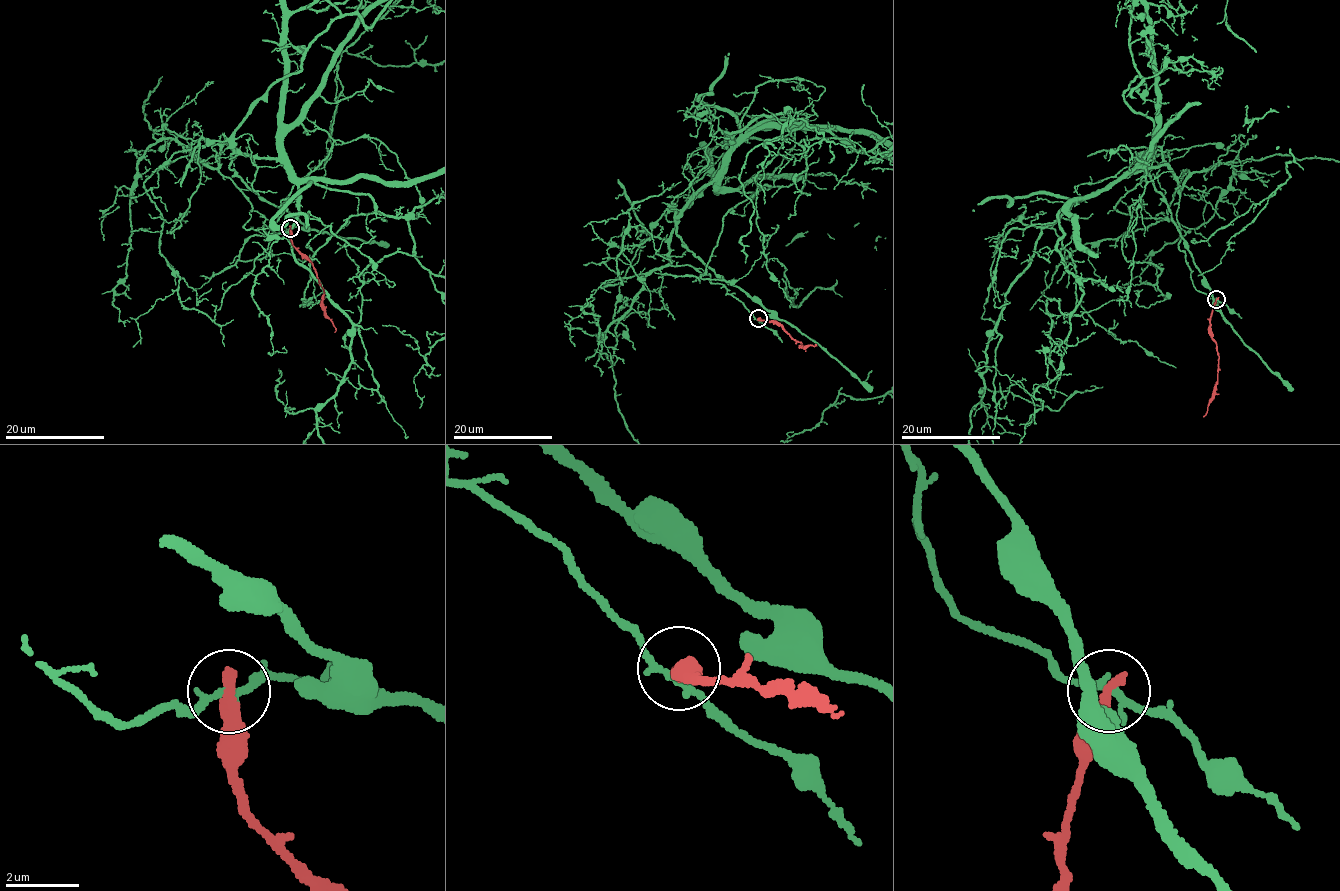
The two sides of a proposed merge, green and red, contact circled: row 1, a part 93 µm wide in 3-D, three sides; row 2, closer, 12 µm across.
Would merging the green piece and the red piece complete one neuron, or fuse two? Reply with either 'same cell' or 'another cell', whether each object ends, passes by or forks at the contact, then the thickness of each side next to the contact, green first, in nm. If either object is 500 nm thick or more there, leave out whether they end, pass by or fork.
another cell | green passes by | red ends | 200/400 nm

